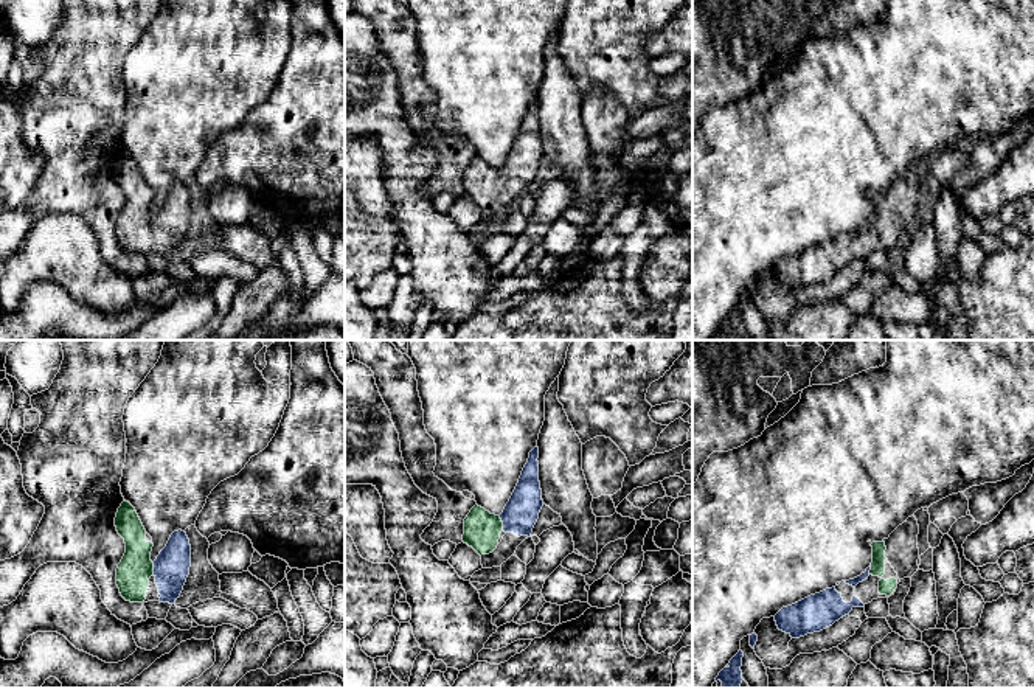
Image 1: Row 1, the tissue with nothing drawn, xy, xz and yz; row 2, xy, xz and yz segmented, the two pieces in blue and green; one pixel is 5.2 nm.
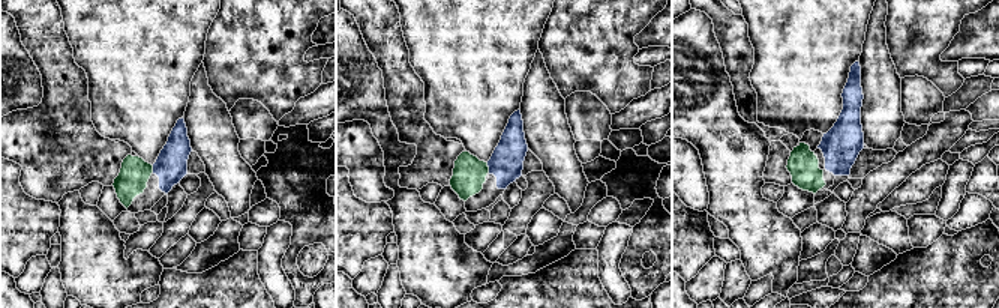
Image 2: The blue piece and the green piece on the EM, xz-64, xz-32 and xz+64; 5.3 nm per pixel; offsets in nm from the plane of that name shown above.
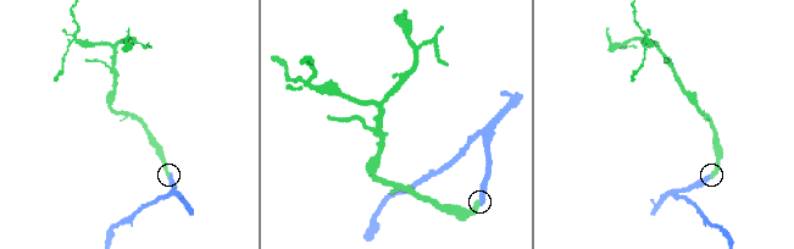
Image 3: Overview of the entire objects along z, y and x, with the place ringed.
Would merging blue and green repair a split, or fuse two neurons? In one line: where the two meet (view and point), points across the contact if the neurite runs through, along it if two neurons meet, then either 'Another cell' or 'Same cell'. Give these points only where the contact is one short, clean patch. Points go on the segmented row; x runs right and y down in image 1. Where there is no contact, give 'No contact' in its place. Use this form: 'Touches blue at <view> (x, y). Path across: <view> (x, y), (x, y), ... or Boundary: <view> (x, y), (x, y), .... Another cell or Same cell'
Touches blue at xz (503, 524). Path across: xz (520, 513), (503, 524), (489, 525), (482, 530). Same cell

